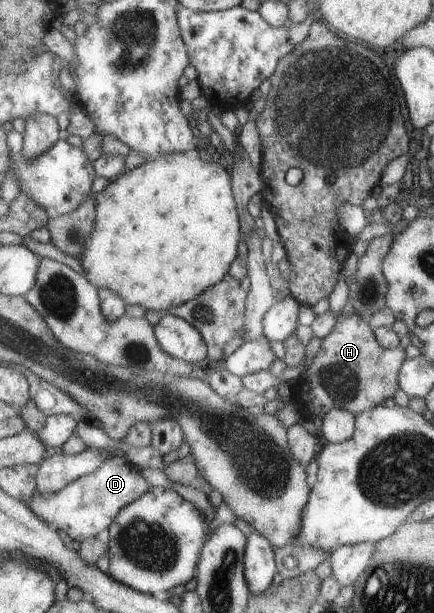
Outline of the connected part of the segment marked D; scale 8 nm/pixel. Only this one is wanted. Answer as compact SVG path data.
M118 455L110 458L98 471L81 477L61 492L44 495L37 491L28 505L50 525L83 543L100 535L104 529L110 530L121 510L154 489L141 470L126 456Z

